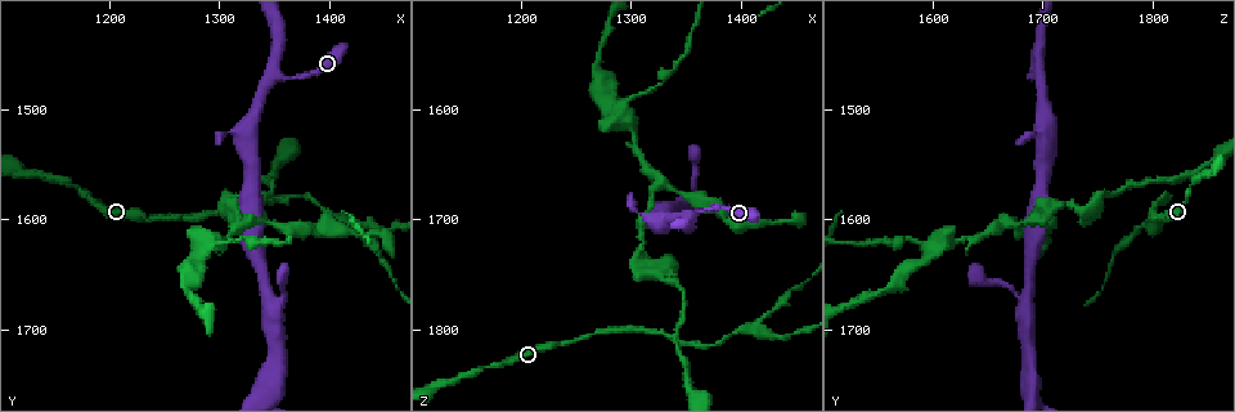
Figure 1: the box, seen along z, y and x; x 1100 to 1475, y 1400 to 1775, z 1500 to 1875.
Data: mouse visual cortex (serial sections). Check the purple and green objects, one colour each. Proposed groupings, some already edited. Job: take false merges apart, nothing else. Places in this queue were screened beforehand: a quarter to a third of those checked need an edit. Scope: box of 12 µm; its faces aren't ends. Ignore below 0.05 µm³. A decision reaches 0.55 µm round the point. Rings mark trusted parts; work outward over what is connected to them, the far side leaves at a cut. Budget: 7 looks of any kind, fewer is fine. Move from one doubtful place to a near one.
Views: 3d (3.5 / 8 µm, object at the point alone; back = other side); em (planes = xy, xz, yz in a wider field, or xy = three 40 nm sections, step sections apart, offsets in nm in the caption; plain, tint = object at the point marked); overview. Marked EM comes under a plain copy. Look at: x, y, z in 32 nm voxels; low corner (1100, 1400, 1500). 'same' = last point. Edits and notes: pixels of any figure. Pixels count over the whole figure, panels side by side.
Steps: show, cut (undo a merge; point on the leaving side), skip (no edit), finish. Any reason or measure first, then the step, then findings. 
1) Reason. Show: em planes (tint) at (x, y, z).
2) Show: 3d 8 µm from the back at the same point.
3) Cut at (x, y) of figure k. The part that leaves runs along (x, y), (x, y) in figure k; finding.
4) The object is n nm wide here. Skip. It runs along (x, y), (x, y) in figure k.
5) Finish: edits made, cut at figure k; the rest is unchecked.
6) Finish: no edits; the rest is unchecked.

Three arms meet. Show: 3d 3.5 µm at (1412, 1604, 1800).

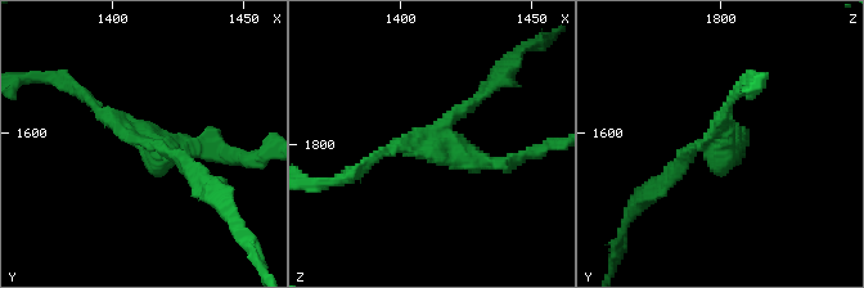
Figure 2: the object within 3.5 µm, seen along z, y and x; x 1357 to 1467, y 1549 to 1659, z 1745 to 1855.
Show: em planes (tint) at (1414, 1605, 1799).

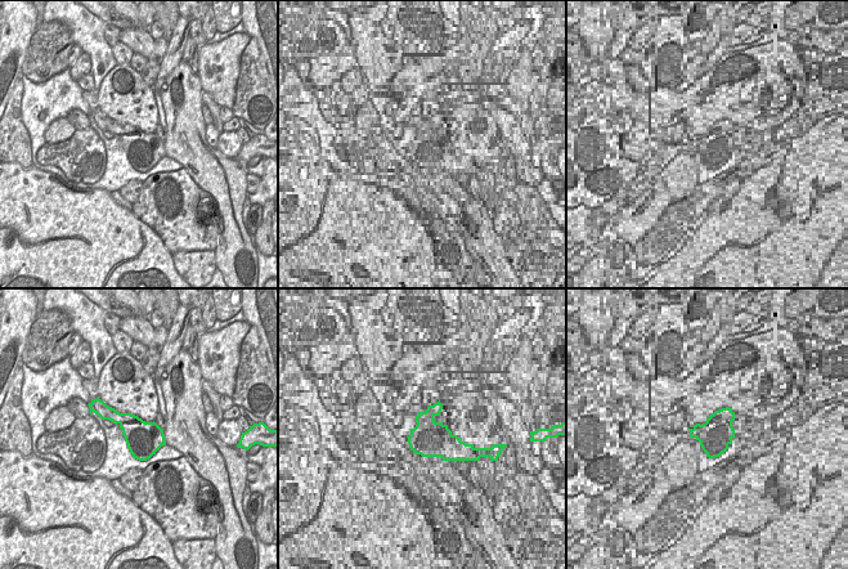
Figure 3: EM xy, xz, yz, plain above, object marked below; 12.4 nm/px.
Cut at (508, 163) of figure 2. A border runs along (120, 422), (138, 421), (162, 435) in figure 3; a second cell is stuck on.

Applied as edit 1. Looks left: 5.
Thin neck. Show: 3d 3.5 µm at (1358, 1472, 1694).

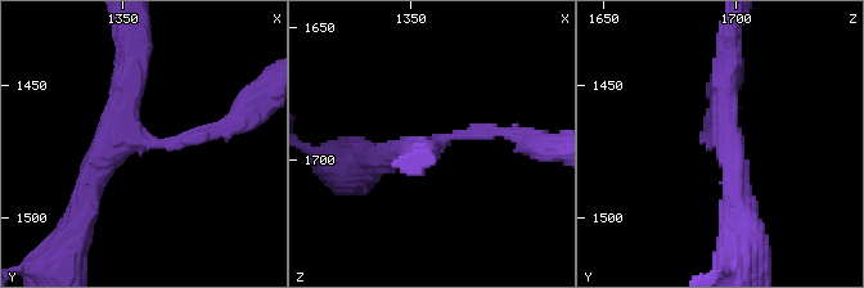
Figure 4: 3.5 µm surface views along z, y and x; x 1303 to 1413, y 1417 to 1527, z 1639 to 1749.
3 arms meet here; the arms are 150, 300, 350 nm wide. Show: em xy step 3 (tint) at (1357, 1470, 1695).

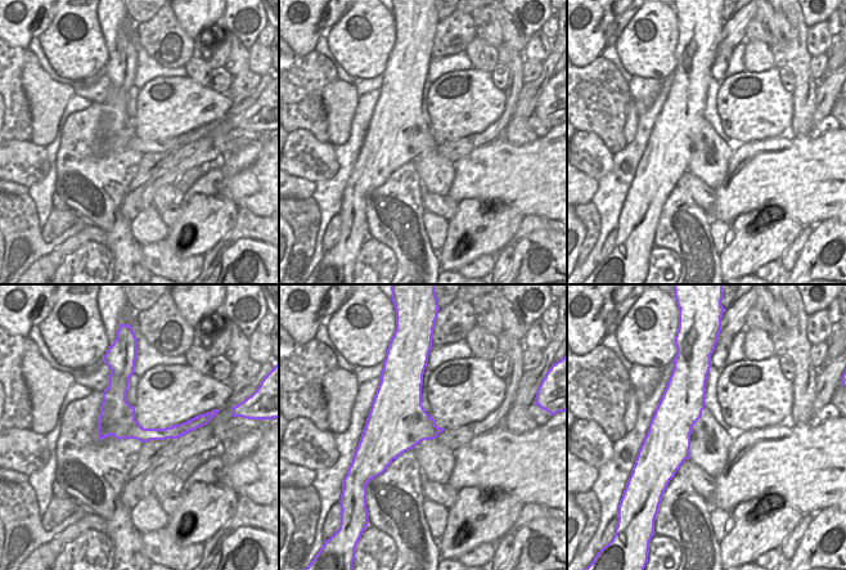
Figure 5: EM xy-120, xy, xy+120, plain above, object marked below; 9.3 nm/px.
Another direction. Show: em xy step 2 (tint) at the same point.

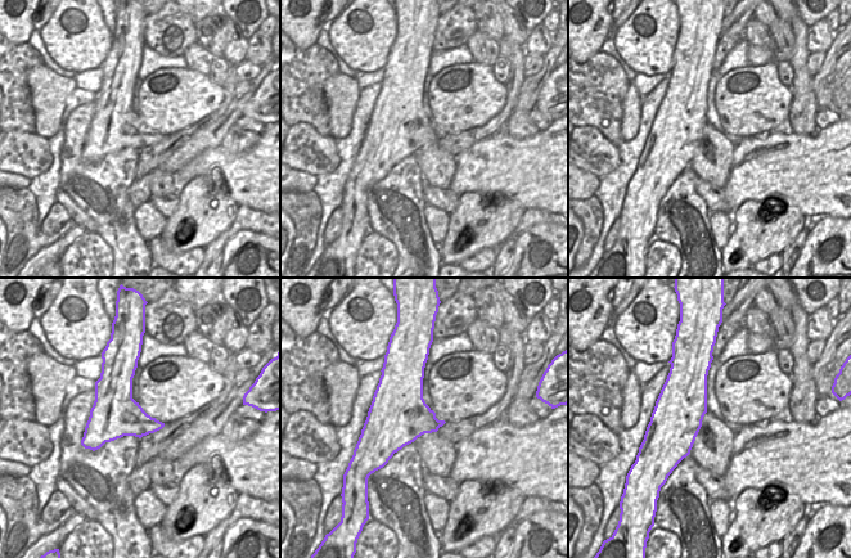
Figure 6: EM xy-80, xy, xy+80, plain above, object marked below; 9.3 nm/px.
Skip. It runs along (220, 130), (118, 142), (86, 193) in figure 4; continuous, no second cell.

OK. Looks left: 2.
Finish: edits made, cut at figure 2; the rest is unchecked.

